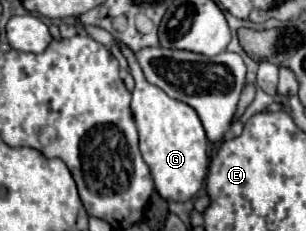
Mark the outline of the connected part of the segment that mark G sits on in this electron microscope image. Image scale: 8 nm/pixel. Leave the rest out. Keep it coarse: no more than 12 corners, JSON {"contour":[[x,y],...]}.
{"contour":[[135,81],[139,149],[165,201],[199,193],[209,163],[193,107],[147,83]]}

